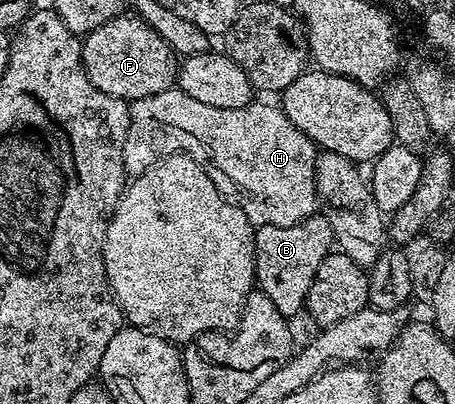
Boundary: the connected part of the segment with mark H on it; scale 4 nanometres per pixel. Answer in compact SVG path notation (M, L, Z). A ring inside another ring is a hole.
M177 87L132 102L129 107L129 130L123 147L126 174L130 178L139 177L167 157L184 155L204 169L226 201L241 209L254 227L287 227L314 216L318 212L319 202L313 174L318 152L313 142L295 127L295 123L291 123L291 119L287 119L276 104L257 104L250 103L234 109L207 107L207 103L191 99L191 95Z

